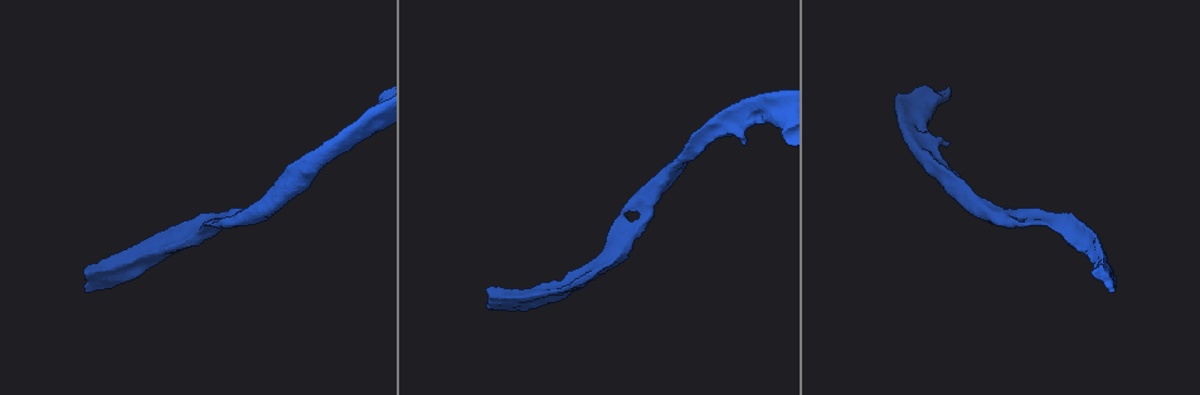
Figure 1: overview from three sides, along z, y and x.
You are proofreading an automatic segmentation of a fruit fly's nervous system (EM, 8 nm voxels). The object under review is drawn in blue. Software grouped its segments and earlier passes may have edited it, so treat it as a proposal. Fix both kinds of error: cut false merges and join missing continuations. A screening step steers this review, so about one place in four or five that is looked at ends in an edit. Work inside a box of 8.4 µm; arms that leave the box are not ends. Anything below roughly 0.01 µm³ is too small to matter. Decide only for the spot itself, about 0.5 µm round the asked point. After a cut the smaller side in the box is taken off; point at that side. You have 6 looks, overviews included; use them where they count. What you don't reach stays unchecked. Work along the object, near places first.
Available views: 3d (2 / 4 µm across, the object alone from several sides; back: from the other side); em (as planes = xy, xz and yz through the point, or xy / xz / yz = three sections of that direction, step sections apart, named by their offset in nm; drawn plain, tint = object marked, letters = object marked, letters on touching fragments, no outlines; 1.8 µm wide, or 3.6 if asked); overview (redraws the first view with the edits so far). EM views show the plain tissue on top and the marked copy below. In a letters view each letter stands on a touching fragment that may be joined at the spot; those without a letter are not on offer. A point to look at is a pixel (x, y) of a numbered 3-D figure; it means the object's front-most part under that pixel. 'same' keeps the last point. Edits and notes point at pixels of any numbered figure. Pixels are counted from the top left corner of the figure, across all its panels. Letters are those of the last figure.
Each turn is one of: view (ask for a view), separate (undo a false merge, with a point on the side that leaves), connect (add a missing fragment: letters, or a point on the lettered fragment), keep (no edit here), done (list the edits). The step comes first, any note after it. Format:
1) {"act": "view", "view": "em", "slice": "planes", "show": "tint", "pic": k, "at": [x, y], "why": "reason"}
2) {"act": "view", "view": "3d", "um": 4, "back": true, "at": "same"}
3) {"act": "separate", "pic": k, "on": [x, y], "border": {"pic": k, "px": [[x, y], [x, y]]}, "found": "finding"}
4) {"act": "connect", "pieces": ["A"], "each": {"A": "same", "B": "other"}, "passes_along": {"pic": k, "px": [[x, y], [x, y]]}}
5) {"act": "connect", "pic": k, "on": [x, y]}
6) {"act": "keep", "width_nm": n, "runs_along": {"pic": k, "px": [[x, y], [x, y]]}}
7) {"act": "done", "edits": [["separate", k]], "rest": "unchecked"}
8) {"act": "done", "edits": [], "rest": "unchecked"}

{"act": "view", "view": "em", "slice": "planes", "show": "letters", "pic": 1, "at": [1113, 292], "why": "long arm stops here"}

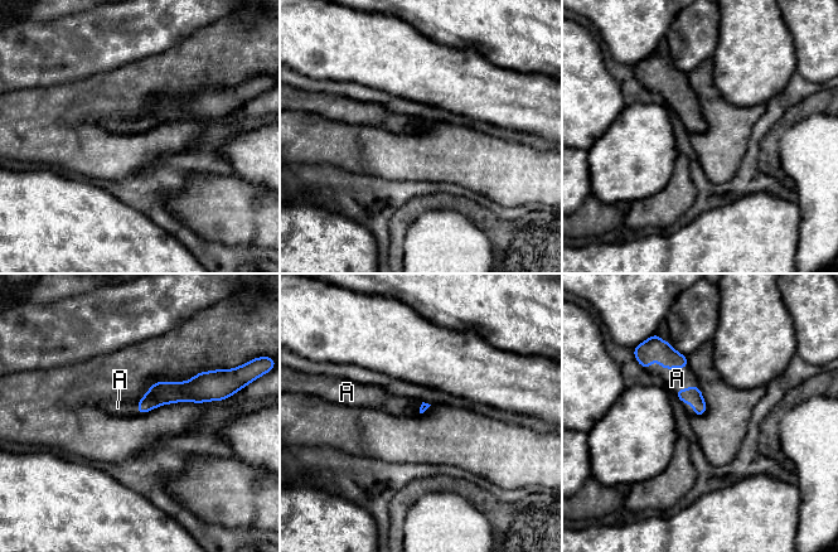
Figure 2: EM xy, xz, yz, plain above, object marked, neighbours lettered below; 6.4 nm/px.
{"act": "connect", "pieces": ["A"], "longest_contact_nm": ["A", 260], "each": {"A": "same"}, "passes_along": {"pic": 2, "px": [[654, 348], [664, 368], [677, 378]]}, "found": "it goes on there"}

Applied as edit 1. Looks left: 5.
{"act": "view", "view": "em", "slice": "planes", "show": "letters", "pic": 1, "at": [1014, 223], "why": "an open end"}

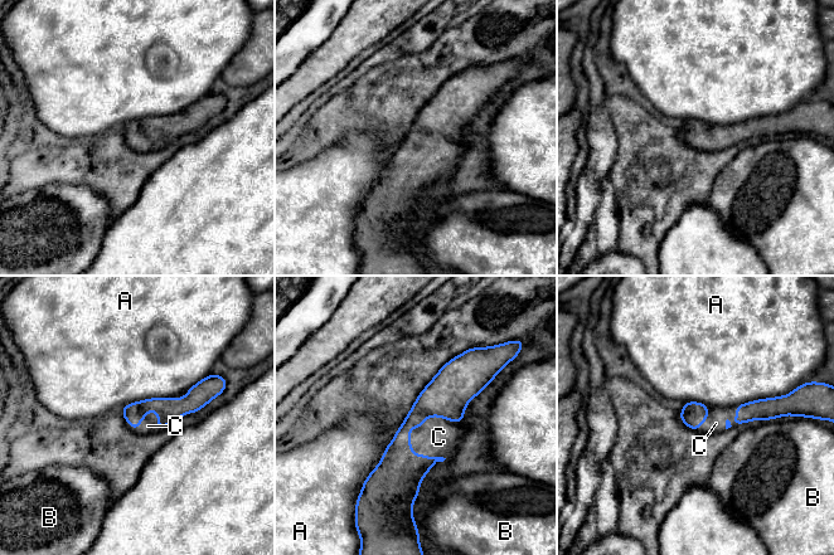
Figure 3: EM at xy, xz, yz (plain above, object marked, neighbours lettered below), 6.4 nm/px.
{"act": "connect", "pieces": ["C"], "longest_contact_nm": ["A", 650], "each": {"A": "other", "B": "other", "C": "same"}, "passes_along": {"pic": 3, "px": [[446, 395], [423, 420], [439, 437]]}, "found": "it goes on there"}

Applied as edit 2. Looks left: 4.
{"act": "view", "view": "overview"}

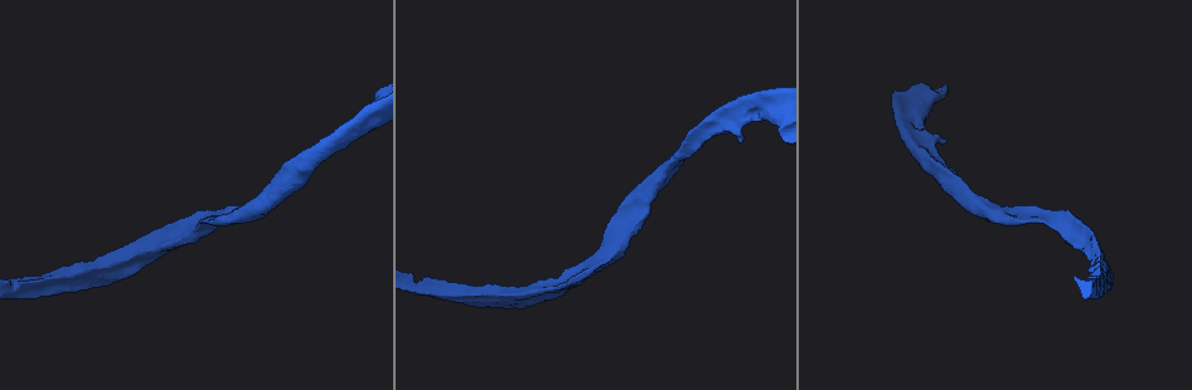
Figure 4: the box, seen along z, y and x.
{"act": "view", "view": "3d", "um": 4, "pic": 4, "at": [944, 142], "why": "an open end"}

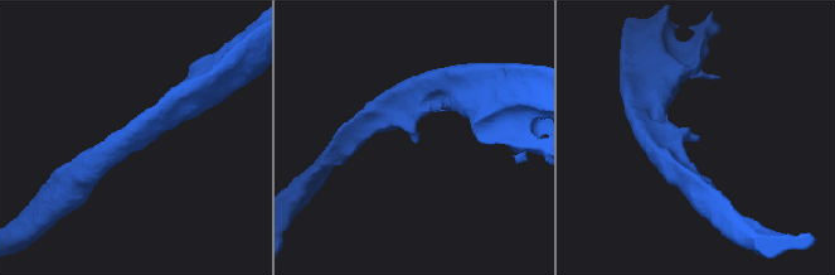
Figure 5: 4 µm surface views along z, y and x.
{"act": "view", "view": "em", "slice": "planes", "show": "letters", "pic": 5, "at": [693, 137]}

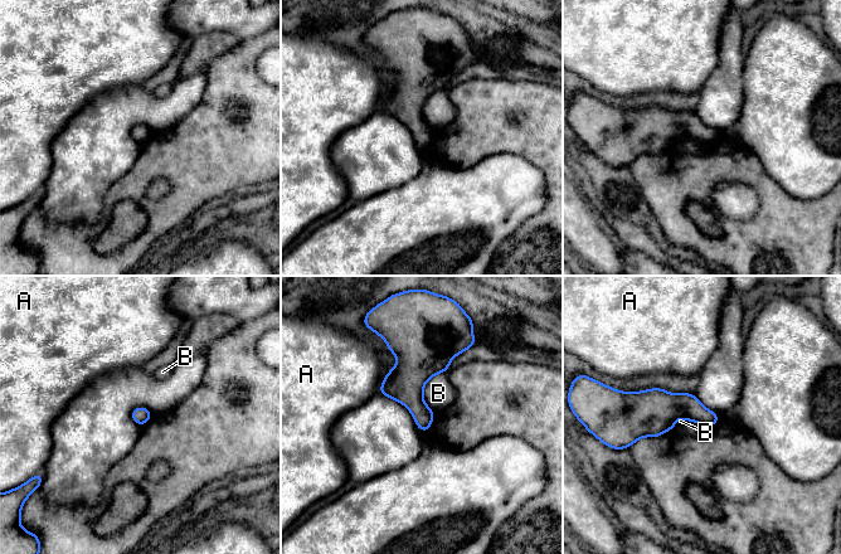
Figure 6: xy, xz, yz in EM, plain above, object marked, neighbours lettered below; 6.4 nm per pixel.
{"act": "keep", "each": {"A": "other", "B": "other"}, "border": {"pic": 6, "px": [[445, 370], [423, 389], [433, 411]]}, "found": "no lettered fragment goes on from it"}

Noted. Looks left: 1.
{"act": "done", "edits": [["connect", 2], ["connect", 3]], "rest": "unchecked"}

